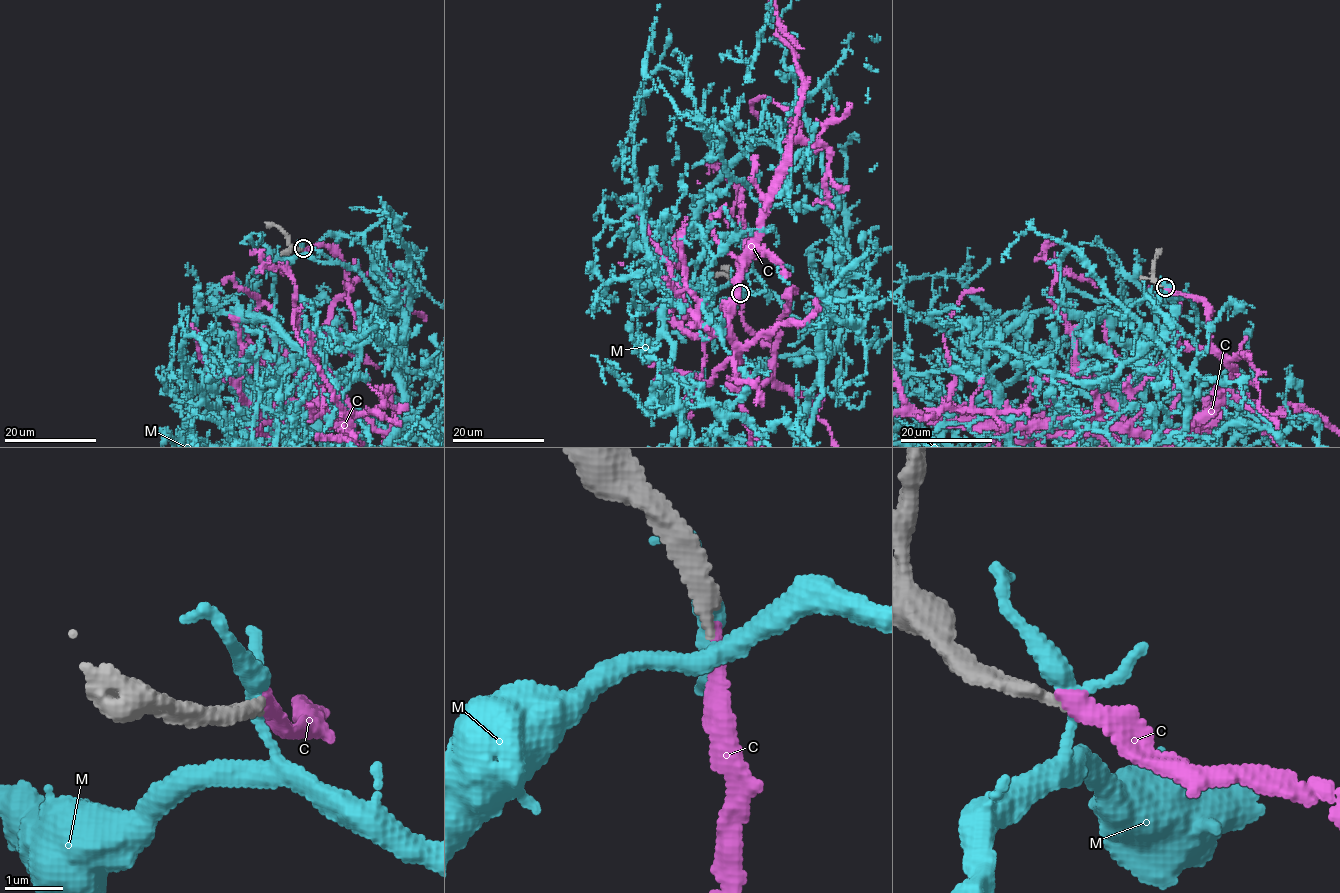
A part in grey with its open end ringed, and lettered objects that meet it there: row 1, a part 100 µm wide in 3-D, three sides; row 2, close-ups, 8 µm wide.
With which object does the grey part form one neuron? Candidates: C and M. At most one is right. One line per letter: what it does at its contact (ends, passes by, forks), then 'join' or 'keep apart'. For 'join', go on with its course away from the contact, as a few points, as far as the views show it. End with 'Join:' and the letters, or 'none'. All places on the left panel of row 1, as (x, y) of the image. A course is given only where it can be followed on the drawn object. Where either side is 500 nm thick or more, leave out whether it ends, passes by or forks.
C: it ends there; join
M: it forks there; keep apart
Join: C

